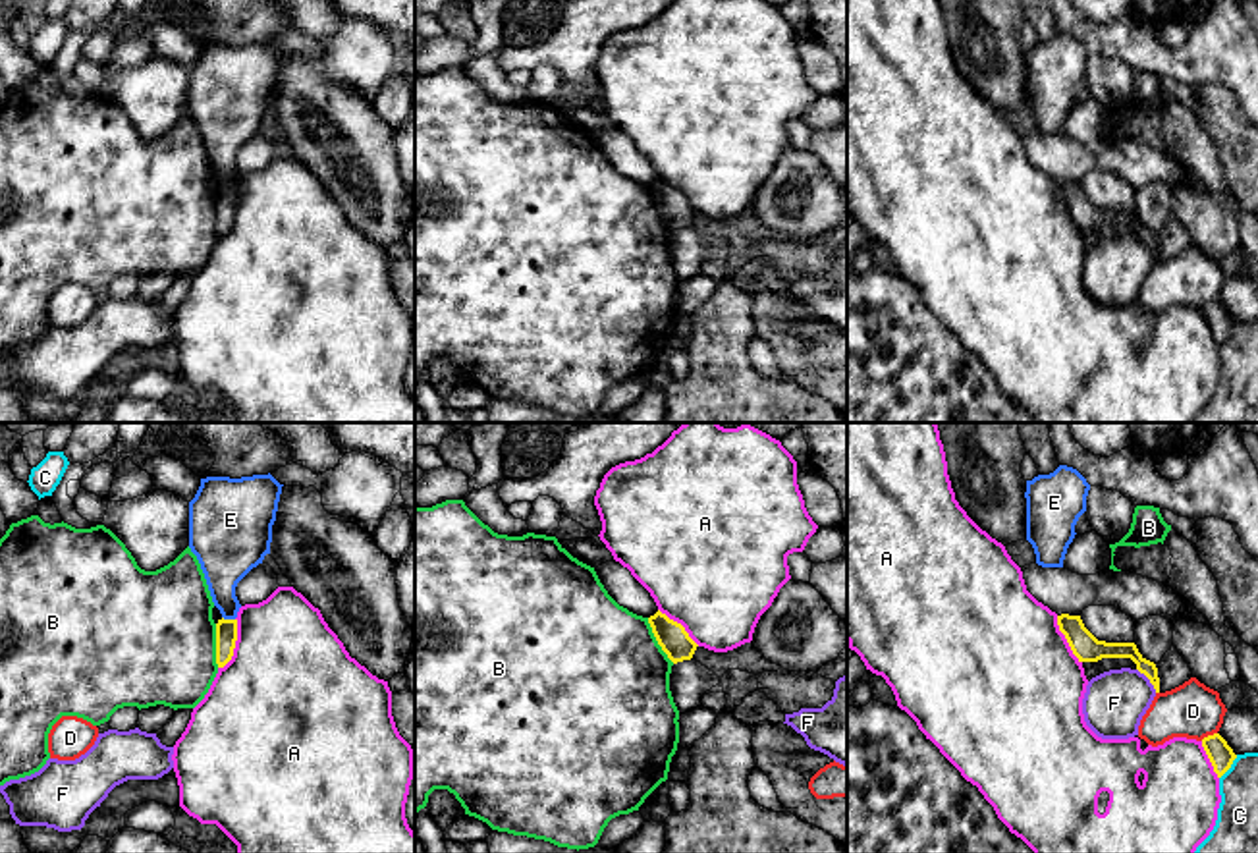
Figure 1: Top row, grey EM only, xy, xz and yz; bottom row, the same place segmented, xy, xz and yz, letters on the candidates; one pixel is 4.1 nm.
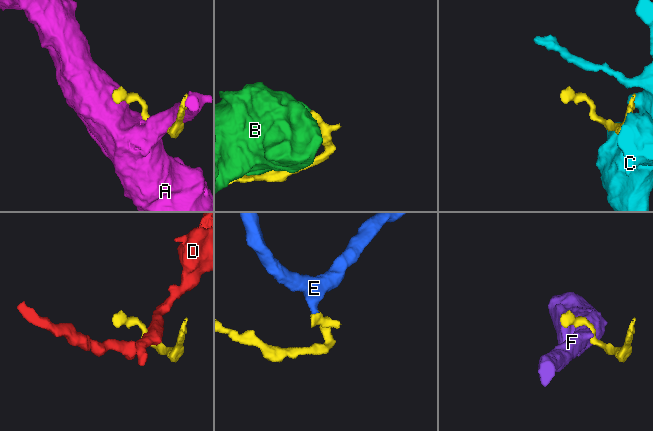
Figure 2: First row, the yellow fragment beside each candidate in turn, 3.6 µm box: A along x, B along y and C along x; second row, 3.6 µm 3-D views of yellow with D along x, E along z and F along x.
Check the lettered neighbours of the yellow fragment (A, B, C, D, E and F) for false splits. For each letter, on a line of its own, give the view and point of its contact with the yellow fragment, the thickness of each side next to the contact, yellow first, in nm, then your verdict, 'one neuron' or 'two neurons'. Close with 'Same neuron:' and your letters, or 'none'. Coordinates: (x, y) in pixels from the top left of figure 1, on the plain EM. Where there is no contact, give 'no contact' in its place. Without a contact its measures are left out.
A: xy (234, 213) | 100/480 nm | two neurons
B: xz (656, 207) | 120/500 nm | two neurons
C: yz (1230, 334) | 100/180 nm | two neurons
D: yz (1208, 303) | 100/240 nm | two neurons
E: xy (228, 188) | 100/200 nm | one neuron
F: yz (1148, 246) | 80/260 nm | two neurons
Same neuron: E

